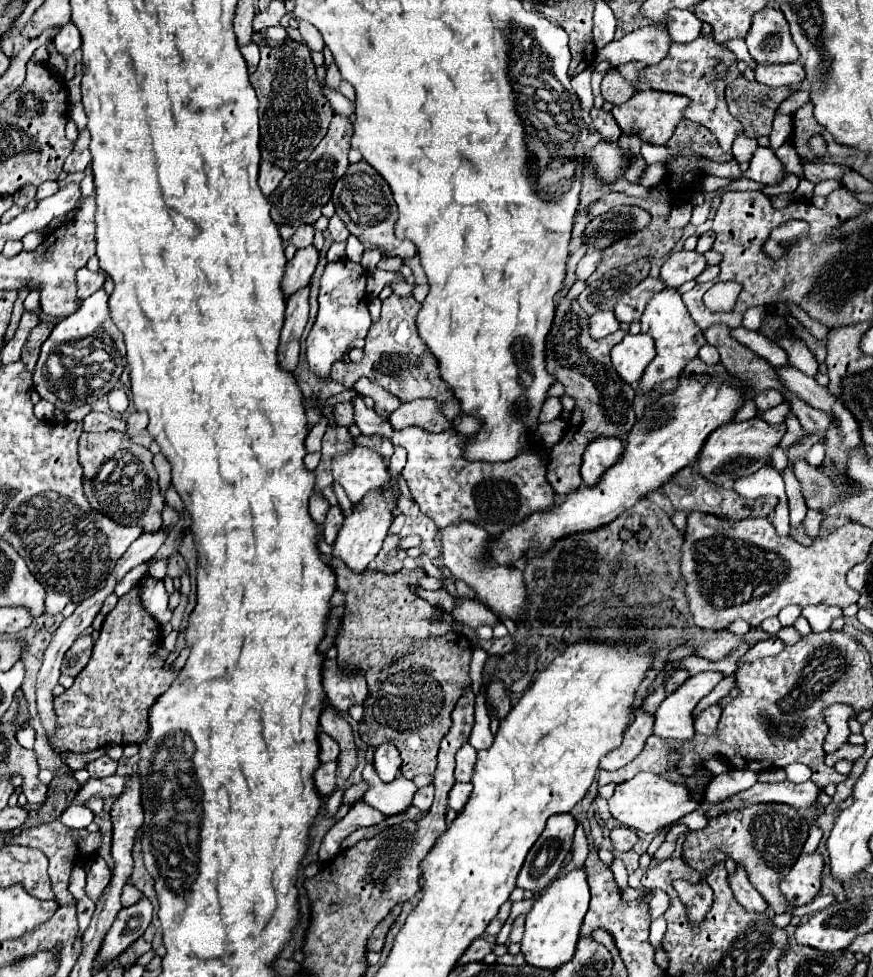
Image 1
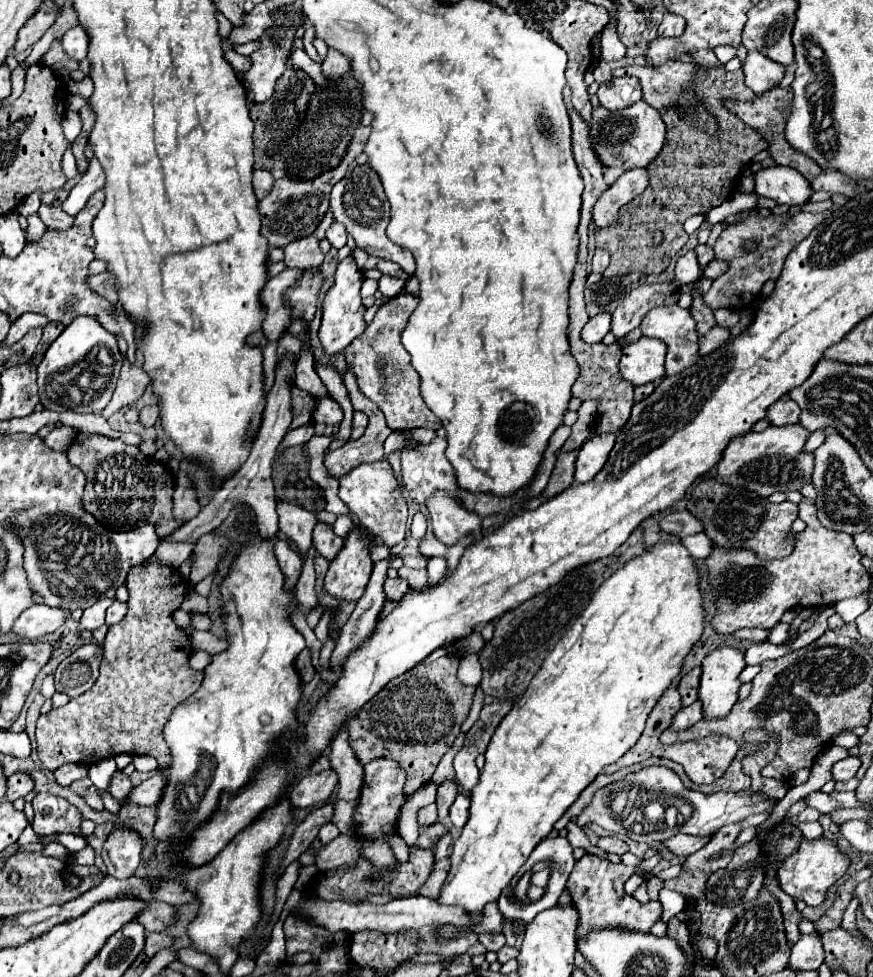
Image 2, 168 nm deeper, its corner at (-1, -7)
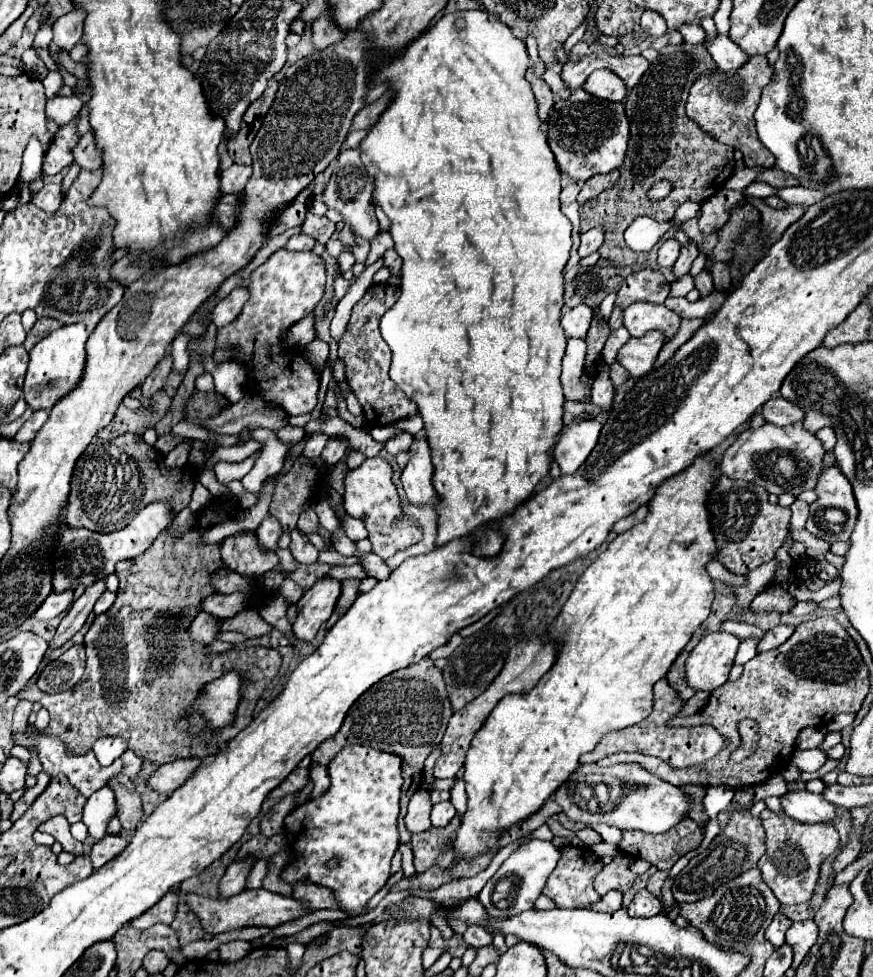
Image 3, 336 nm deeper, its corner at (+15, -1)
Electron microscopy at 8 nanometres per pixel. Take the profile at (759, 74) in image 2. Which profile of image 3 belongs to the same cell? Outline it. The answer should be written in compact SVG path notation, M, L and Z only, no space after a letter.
M720 33L714 35L712 43L708 45L708 53L712 55L720 71L736 71L738 67L744 65L744 59L748 59L748 55L740 51L740 47L734 47L728 35L720 35Z

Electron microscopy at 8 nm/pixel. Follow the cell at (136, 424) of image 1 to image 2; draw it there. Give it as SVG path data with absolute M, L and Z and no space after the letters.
M150 405L150 407L144 407L144 409L140 411L140 423L142 423L146 429L148 429L148 427L154 427L156 419L158 419L158 405Z

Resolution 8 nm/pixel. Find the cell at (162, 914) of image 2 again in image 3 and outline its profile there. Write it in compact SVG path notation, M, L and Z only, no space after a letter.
M168 891L168 895L164 895L164 899L160 899L160 903L150 907L144 915L132 919L130 925L136 929L148 929L156 923L170 925L176 917L176 911L178 911L178 895L174 891Z

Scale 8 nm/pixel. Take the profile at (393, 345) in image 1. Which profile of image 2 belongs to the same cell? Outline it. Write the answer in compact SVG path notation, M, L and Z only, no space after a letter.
M402 293L380 305L376 311L372 323L366 327L366 331L348 345L344 351L346 355L346 367L354 371L360 391L374 401L382 413L386 415L388 425L394 431L408 431L416 427L426 429L440 429L440 419L426 407L422 393L420 393L420 375L410 363L410 353L402 345L402 331L404 325L408 325L410 315L418 307L418 297L410 293Z

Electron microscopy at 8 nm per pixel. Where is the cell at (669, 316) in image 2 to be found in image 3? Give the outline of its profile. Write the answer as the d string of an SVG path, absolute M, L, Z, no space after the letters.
M632 303L624 309L624 327L630 335L646 335L658 329L664 331L666 339L672 339L680 327L680 317L664 305Z

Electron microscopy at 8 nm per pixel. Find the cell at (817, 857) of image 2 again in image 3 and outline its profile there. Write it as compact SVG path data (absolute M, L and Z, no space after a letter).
M764 809L762 825L766 829L766 853L758 861L758 869L762 871L762 877L766 885L772 889L776 899L782 905L796 905L810 901L814 893L814 885L818 881L820 865L826 857L834 855L840 849L840 837L832 823L798 823L796 819L788 815L774 813L770 809Z

